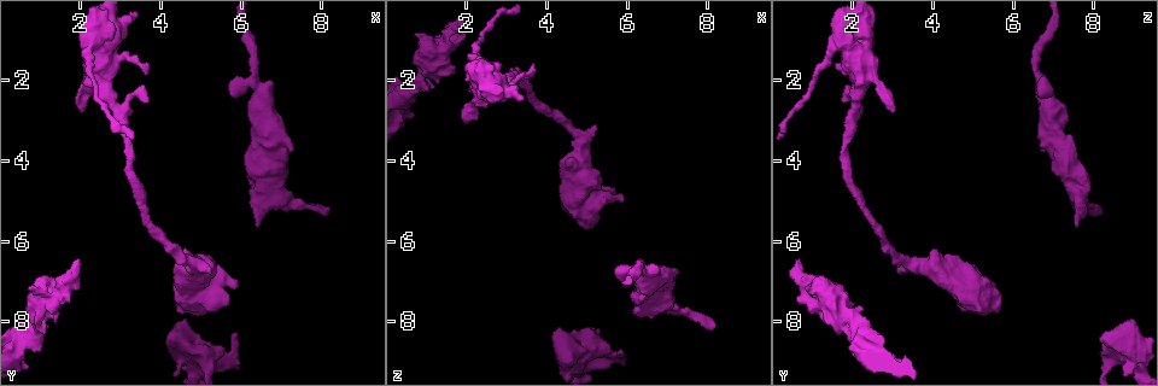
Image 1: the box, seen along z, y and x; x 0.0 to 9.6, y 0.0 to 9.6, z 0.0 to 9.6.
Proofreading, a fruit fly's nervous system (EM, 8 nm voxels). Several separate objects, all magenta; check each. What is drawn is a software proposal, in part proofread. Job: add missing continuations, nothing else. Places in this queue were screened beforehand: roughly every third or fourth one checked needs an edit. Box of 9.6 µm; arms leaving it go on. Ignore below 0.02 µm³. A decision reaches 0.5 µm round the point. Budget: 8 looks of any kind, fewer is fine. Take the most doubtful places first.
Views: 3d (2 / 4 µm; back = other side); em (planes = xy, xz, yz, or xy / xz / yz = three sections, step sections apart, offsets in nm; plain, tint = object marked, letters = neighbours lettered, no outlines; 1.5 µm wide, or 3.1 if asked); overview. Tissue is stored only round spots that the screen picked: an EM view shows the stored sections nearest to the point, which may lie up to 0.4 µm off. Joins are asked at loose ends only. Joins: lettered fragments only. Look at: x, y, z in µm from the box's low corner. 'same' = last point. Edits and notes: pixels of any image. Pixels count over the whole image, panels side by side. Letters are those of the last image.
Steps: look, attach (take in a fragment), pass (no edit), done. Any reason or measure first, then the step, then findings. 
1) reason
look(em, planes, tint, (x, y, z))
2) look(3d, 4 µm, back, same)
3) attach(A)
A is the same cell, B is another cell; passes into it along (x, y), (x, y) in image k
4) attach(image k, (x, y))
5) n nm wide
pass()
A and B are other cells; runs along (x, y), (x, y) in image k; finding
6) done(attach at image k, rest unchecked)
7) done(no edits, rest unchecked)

an open end
look(em, planes, letters, (8.10, 5.15, 8.25))

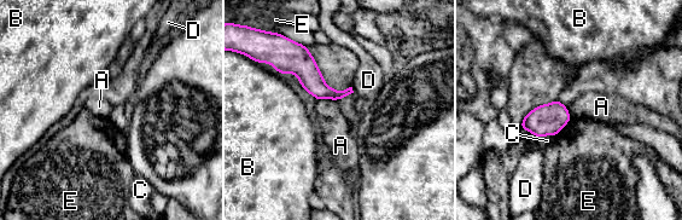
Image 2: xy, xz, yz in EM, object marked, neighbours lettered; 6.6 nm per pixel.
pass()
A, B, C, D and E are other cells; border along (334, 99), (318, 100) in image 2; none of them fits

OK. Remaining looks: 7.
free end
look(em, planes, plain, (1.25, 8.10, 2.15))

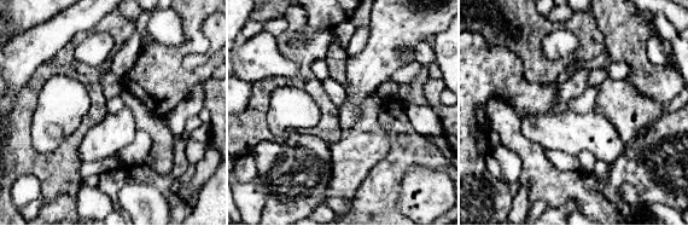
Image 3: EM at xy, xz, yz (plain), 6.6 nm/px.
look(em, planes, letters, same)

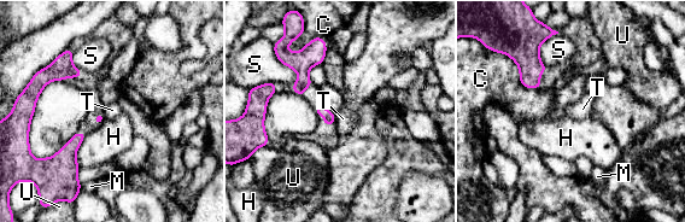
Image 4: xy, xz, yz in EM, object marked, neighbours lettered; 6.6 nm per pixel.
pass()
C, H, M, S, T and U are other cells; border along (334, 116), (335, 122) in image 4; none of them fits

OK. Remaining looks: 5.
free end
look(3d, 4 µm, (2.05, 0.80, 1.55))

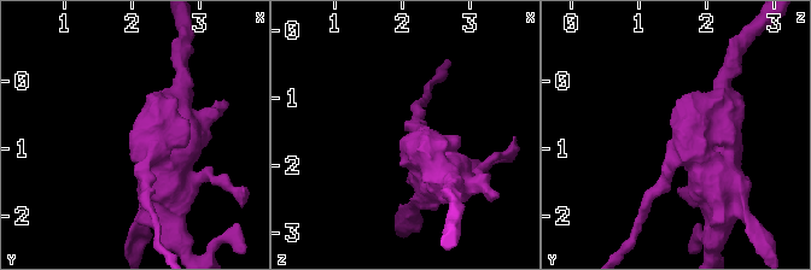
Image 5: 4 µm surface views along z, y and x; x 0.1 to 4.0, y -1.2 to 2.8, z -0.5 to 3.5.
now the EM
look(em, planes, letters, (2.05, 0.80, 1.55))

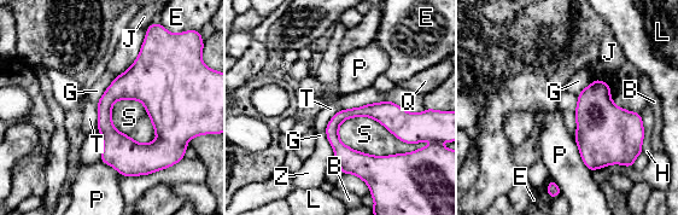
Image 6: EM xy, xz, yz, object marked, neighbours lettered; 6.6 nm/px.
pass()
B, E, G, H, J, L, P, Q, S, T and Z are other cells; border along (98, 102), (98, 123), (95, 126) in image 6; no lettered fragment goes on from it

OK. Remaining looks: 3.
done(no edits, rest unchecked)

